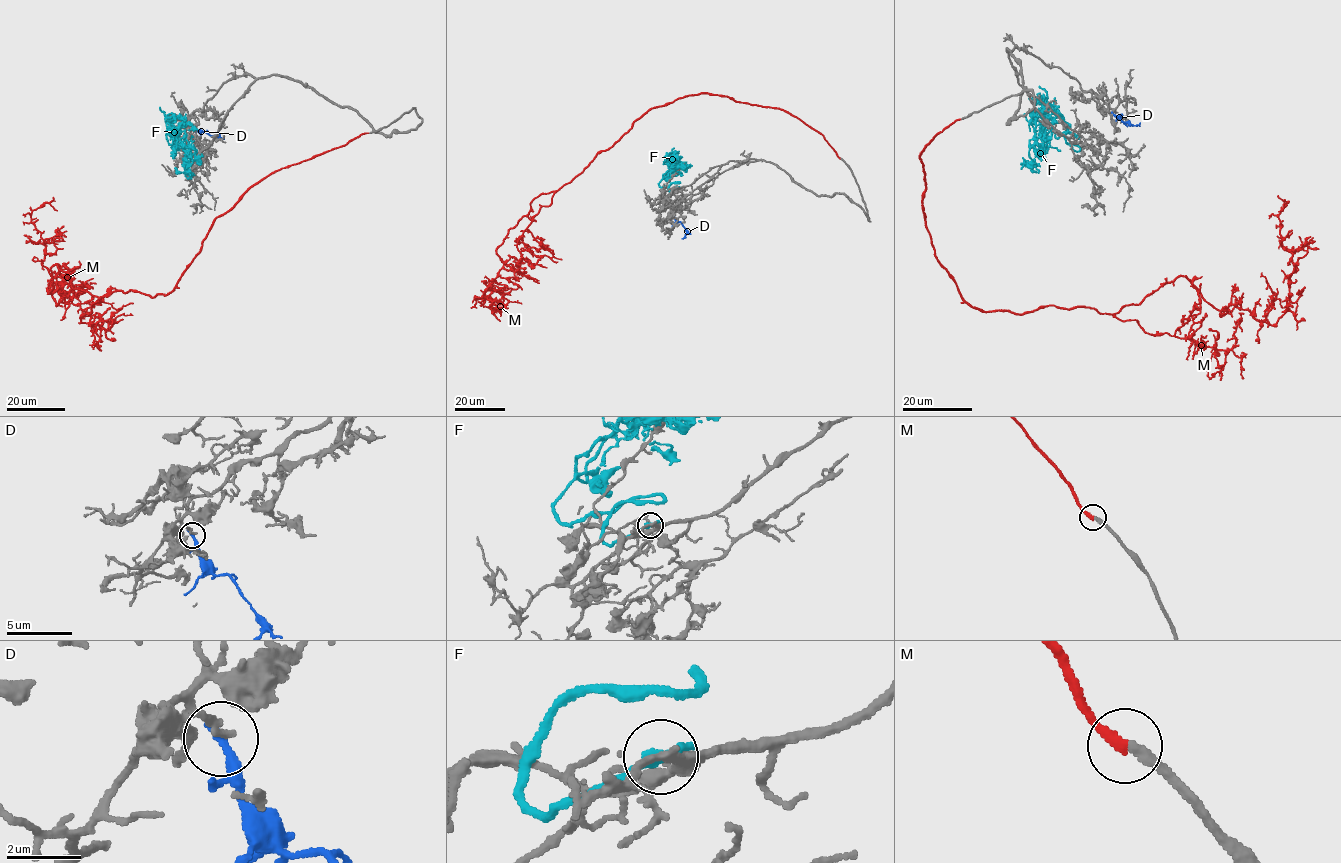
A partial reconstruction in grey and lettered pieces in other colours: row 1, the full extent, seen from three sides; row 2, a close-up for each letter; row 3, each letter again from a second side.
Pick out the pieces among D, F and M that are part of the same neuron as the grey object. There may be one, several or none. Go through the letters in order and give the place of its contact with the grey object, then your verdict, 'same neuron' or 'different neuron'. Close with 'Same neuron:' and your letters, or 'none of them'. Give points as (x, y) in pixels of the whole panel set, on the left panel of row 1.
D: (194, 130) | different neuron
F: (197, 157) | different neuron
M: (368, 133) | same neuron
Same neuron: M

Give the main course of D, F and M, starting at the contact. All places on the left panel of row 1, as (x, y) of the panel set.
D: (194, 130), (216, 136)
F: (197, 157), (186, 156), (193, 147), (172, 145), (184, 147), (187, 166), (191, 159), (180, 173)
M: (368, 133), (261, 179), (165, 294), (93, 296), (54, 264), (57, 304), (31, 216), (57, 211)

